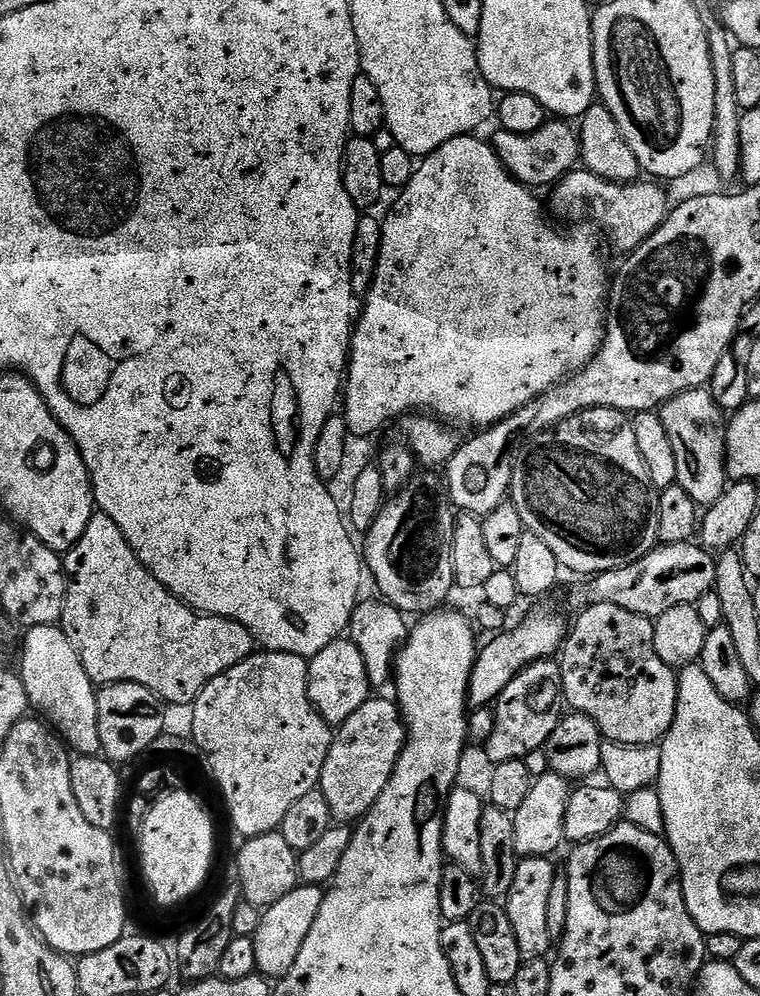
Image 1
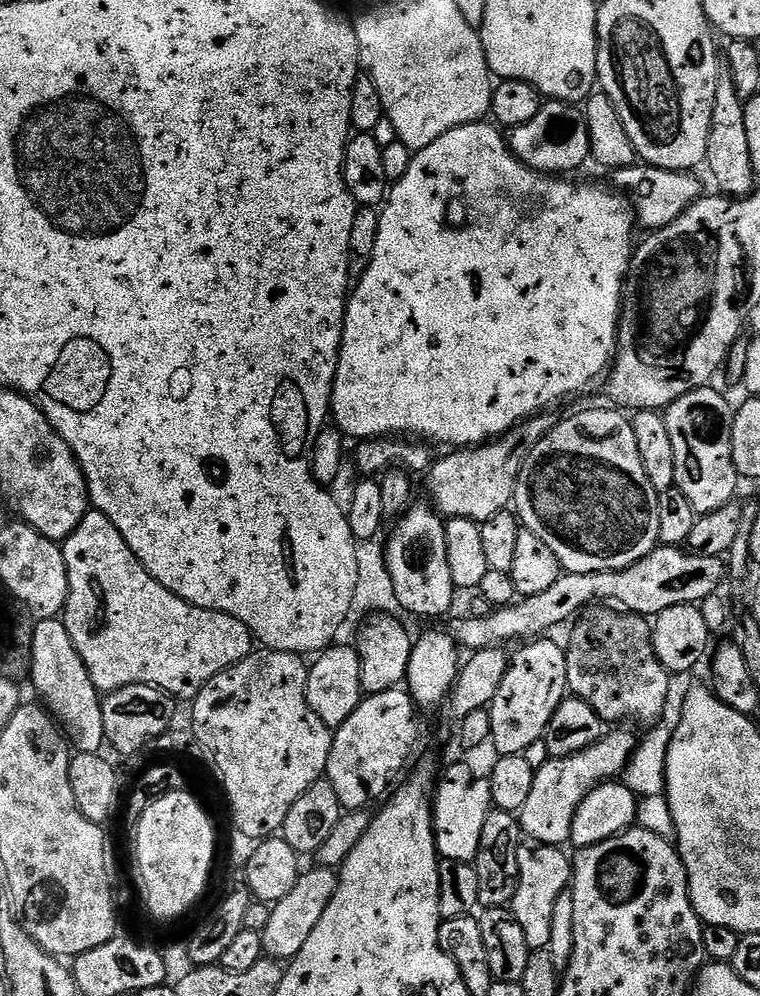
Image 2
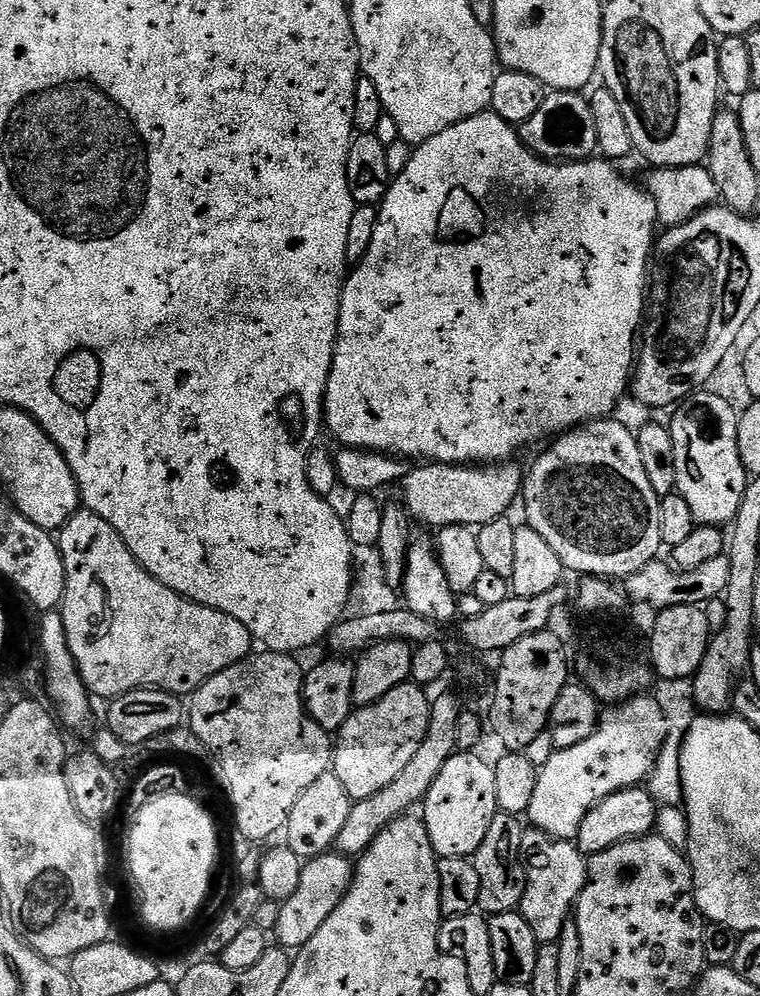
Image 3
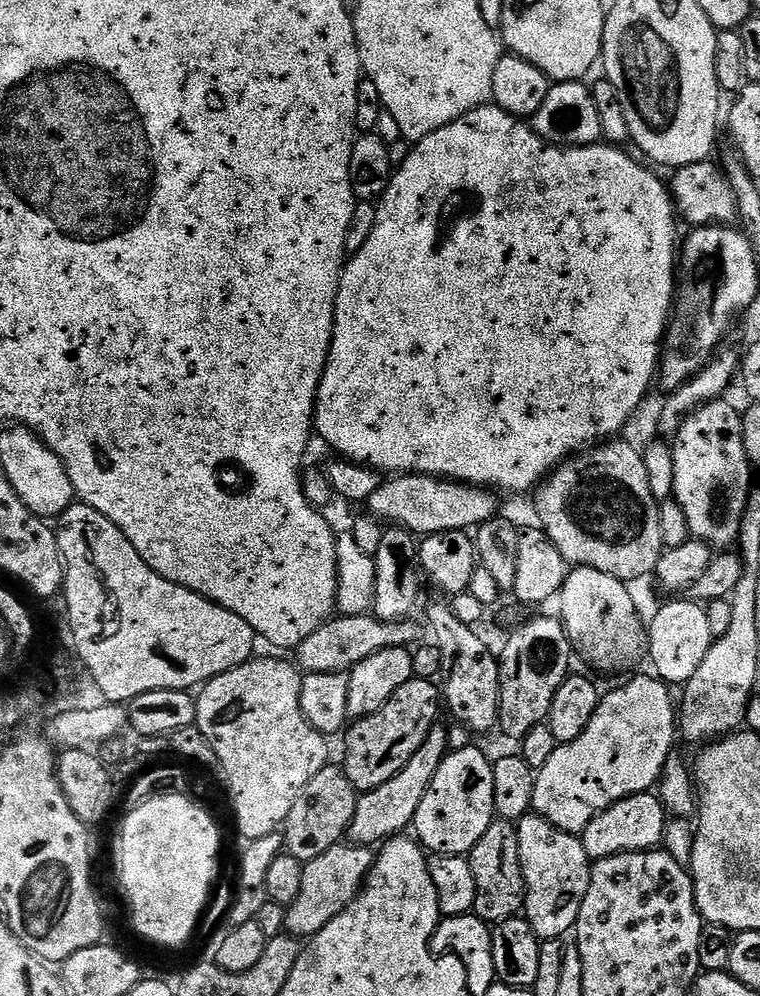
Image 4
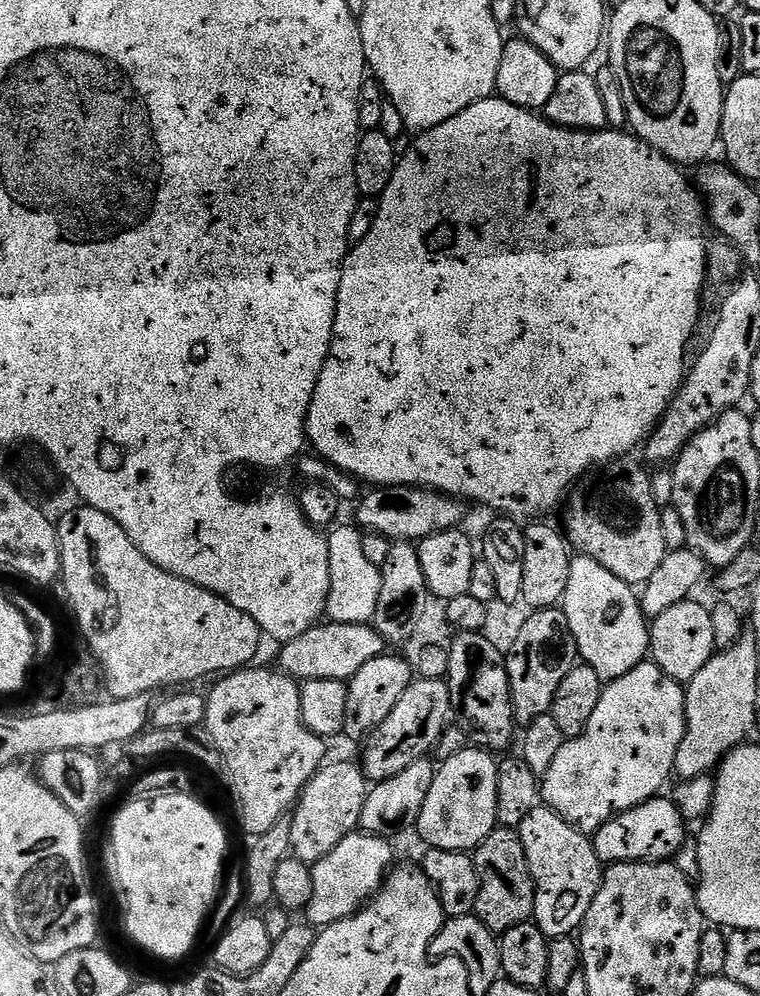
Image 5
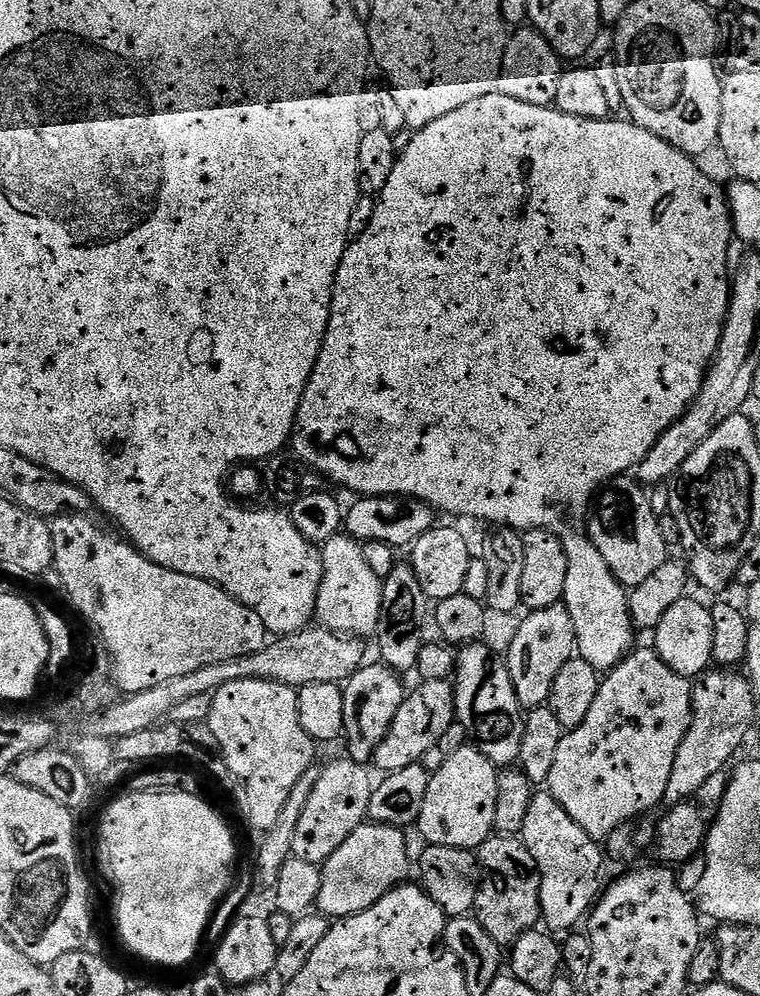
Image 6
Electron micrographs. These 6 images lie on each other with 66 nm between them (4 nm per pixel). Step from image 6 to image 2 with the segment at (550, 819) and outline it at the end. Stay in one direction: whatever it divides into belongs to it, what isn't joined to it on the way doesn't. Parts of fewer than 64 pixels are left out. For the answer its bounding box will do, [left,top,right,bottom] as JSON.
[510,843,572,950]

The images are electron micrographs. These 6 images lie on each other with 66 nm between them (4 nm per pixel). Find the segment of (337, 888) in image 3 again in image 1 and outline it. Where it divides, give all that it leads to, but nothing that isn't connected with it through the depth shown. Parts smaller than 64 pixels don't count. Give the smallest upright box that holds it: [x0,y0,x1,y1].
[253,884,325,978]

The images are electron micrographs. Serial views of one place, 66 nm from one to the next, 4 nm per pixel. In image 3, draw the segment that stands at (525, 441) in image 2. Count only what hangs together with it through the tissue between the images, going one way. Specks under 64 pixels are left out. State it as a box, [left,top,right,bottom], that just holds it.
[398,462,526,530]

